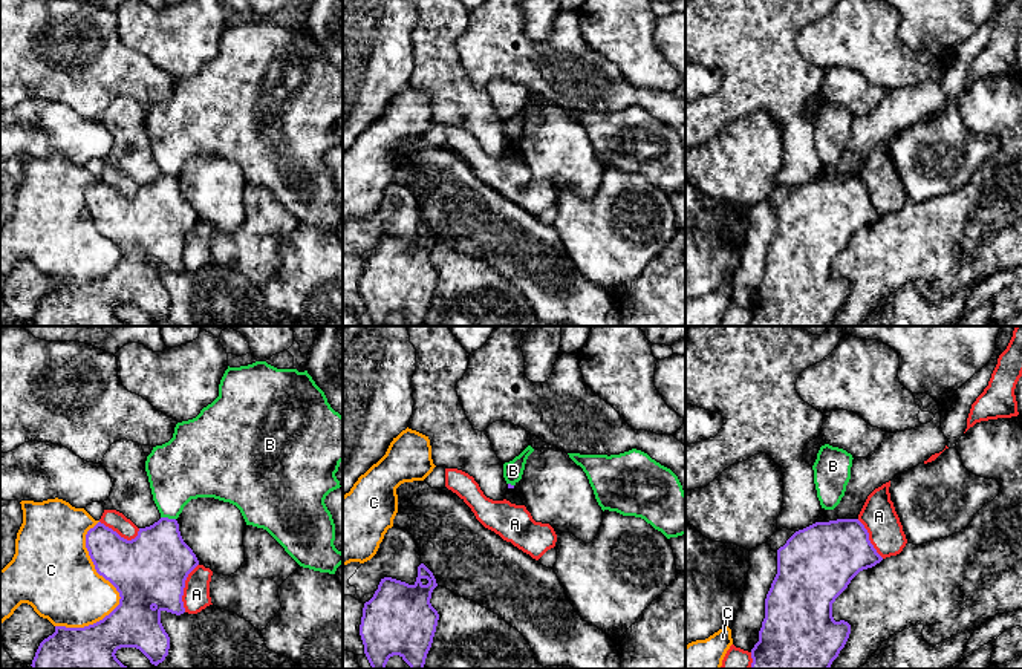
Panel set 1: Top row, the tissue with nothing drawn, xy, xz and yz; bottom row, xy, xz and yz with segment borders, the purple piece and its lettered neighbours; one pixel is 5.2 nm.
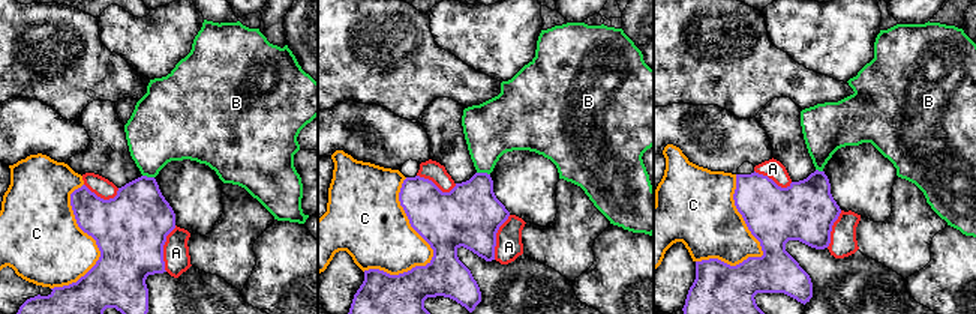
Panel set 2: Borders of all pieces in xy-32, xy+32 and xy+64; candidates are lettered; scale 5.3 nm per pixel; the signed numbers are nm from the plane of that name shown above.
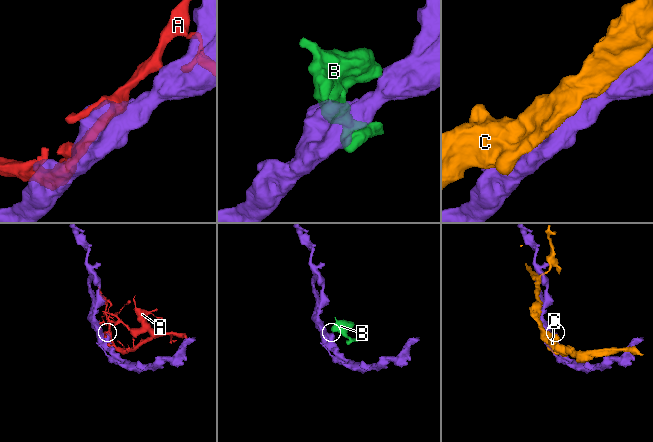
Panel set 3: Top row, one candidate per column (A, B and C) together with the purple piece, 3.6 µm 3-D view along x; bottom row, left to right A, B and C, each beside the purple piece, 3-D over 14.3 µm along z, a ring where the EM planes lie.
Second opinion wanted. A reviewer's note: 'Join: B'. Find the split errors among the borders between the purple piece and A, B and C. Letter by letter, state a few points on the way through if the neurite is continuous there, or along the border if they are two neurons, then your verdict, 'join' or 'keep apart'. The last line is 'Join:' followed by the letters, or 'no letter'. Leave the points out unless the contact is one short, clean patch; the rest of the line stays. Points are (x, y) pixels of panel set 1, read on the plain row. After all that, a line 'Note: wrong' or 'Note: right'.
A: keep apart
B: border along xy (161, 173), (175, 176); keep apart
C: keep apart
Join: no letter
Note: wrong

